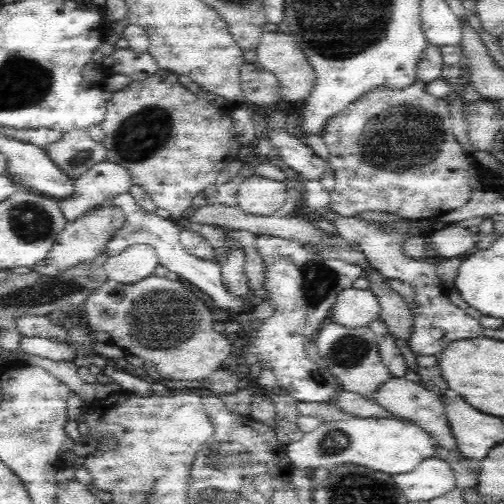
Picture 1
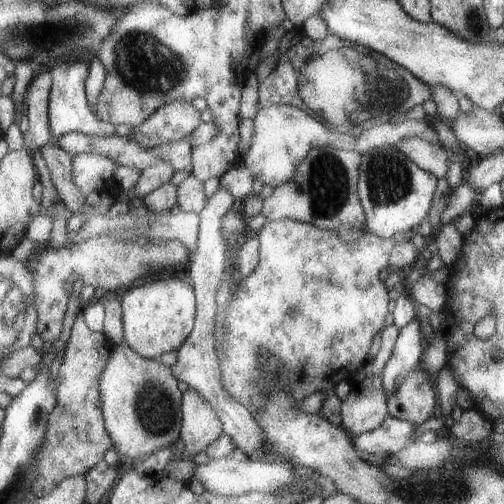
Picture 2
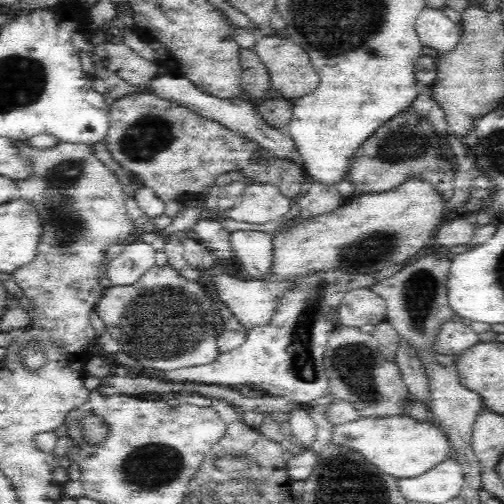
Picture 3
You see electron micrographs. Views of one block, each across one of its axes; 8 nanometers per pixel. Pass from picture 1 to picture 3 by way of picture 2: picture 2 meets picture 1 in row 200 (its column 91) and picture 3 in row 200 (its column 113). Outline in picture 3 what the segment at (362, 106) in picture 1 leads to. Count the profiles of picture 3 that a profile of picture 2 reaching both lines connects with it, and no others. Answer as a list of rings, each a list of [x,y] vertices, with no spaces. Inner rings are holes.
[[[412,106],[404,112],[398,112],[378,130],[374,130],[372,136],[354,152],[354,160],[350,162],[350,170],[346,172],[344,182],[350,182],[356,192],[354,196],[344,198],[344,204],[360,200],[360,196],[376,196],[404,188],[408,180],[420,180],[422,184],[428,184],[448,204],[454,196],[456,170],[446,152],[446,142],[430,120],[414,114]]]

